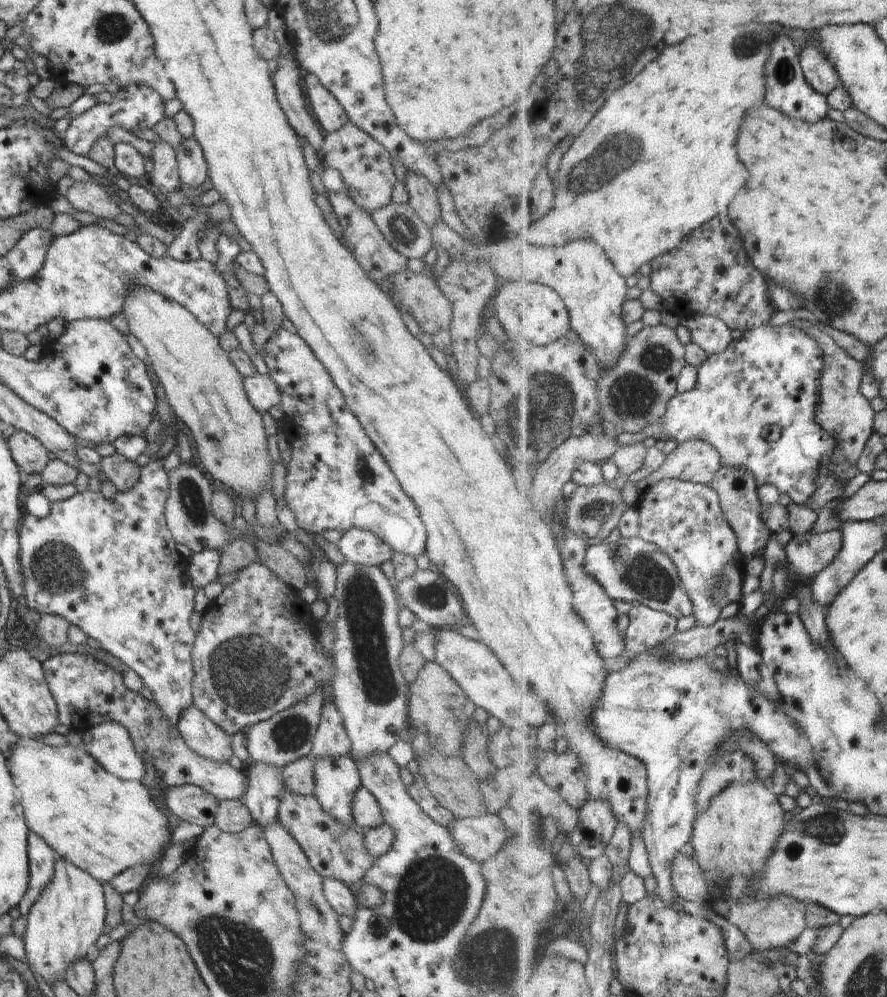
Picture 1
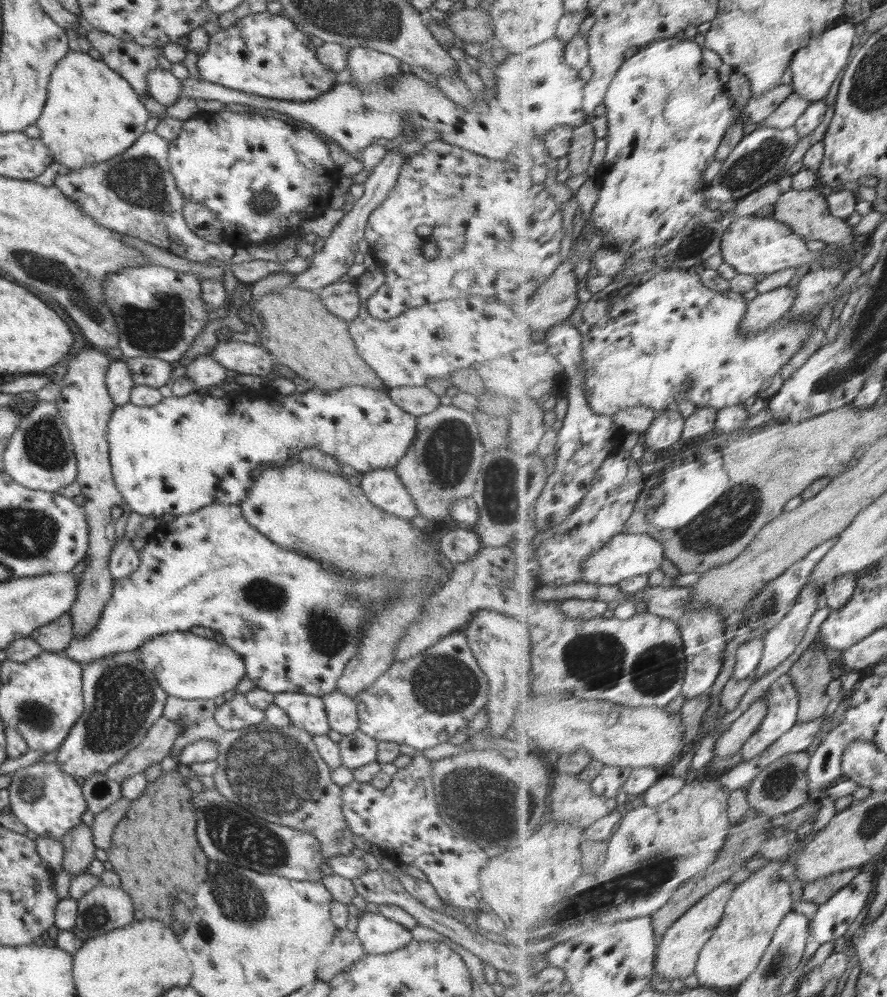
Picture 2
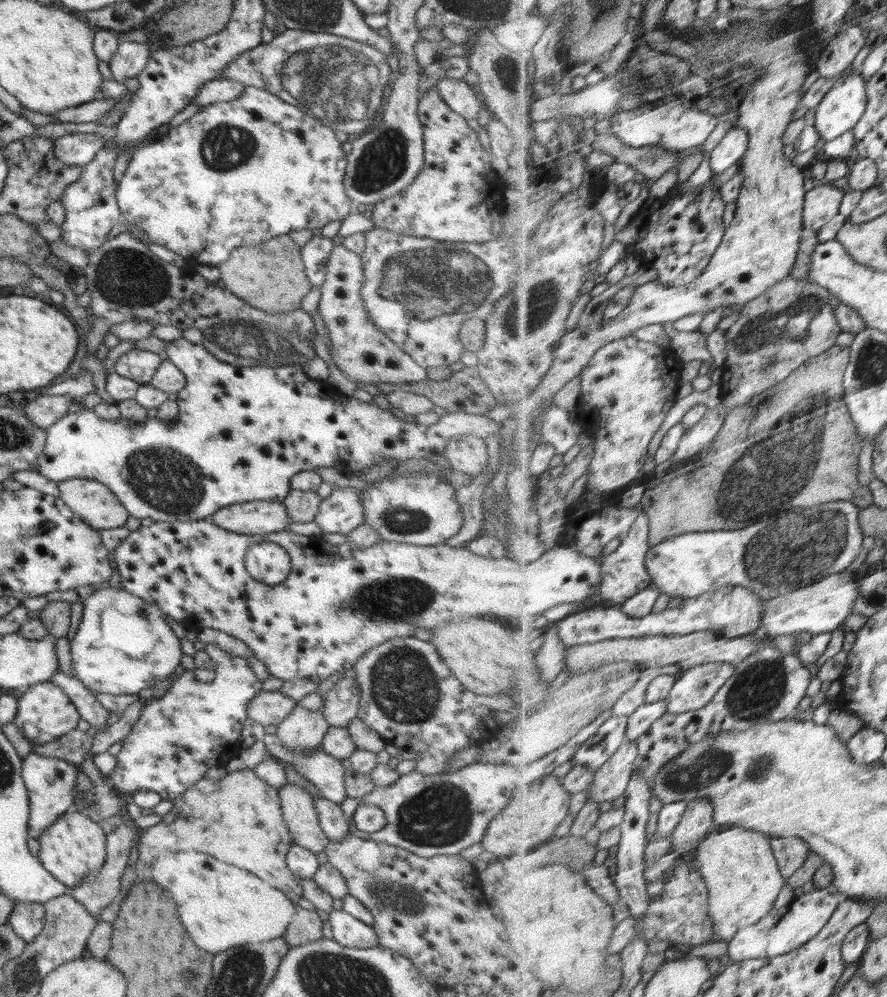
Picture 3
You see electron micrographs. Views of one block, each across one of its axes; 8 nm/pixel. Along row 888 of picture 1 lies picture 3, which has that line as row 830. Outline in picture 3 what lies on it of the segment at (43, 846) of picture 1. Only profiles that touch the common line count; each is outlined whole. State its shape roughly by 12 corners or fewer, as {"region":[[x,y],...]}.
{"region":[[30,752],[21,775],[38,838],[73,808],[77,767]]}

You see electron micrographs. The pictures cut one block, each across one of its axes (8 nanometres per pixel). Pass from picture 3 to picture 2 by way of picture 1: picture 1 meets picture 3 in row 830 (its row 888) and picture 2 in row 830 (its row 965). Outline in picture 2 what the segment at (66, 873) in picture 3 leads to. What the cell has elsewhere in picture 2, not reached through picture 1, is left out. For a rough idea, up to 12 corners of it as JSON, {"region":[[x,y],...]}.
{"region":[[40,760],[12,773],[9,811],[61,840],[88,810],[81,781]]}

